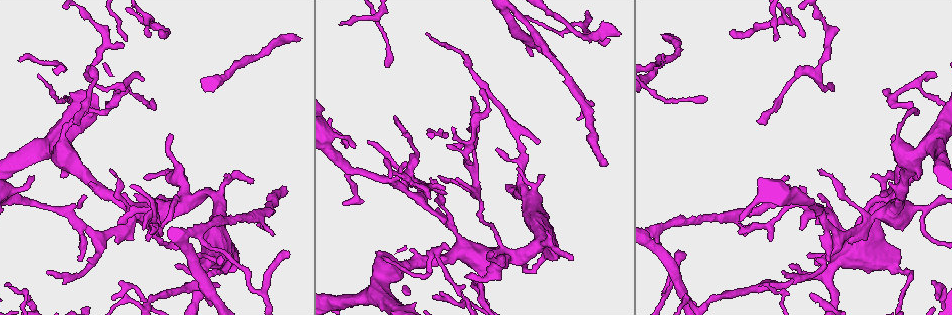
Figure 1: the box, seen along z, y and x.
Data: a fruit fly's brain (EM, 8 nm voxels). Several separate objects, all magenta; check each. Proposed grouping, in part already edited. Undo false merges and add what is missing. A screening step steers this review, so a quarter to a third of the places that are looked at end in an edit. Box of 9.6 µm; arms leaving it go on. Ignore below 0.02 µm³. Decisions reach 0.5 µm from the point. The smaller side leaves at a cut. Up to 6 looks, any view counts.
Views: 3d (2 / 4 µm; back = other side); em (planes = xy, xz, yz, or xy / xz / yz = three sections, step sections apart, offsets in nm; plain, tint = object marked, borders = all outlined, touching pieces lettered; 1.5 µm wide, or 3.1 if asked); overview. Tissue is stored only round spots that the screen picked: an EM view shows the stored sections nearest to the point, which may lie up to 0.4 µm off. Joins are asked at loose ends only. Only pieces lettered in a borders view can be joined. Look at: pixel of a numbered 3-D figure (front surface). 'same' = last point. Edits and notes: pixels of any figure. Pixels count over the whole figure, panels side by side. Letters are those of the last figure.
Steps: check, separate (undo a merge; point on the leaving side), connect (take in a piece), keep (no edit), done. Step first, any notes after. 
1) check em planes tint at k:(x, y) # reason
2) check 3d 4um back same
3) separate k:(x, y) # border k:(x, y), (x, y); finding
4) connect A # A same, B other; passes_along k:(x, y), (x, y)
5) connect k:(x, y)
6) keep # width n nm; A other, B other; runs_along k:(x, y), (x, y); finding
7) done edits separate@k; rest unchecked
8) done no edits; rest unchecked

check em yz step 8 borders at 1:(463, 160) # branch stops here

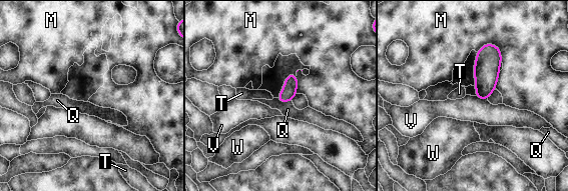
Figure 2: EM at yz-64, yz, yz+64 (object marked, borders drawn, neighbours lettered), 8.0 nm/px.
keep # M other, Q other, T other, V other, W other; border 2:(477, 51), (494, 44), (502, 61); none of them fits

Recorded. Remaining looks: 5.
check 3d 2um at 1:(824, 264)

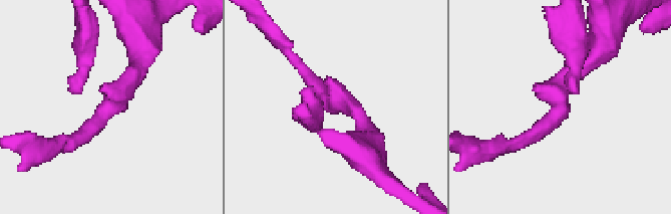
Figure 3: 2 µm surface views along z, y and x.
check em xz step 8 tint at 3:(118, 96) # shape alone is not enough

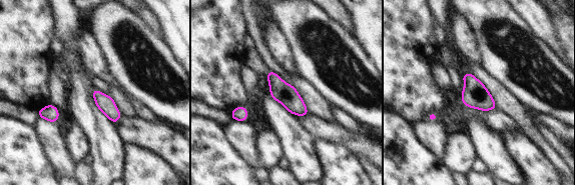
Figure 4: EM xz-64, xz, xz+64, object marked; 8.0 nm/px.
check em planes borders same # cut it another way

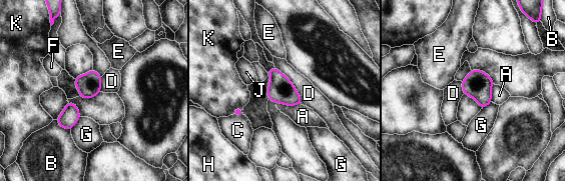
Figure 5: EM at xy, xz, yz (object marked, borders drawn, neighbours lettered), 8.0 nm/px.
keep # width 190 nm; A other, B other, C other, D other, E other, F other, G other, H other, J other, K other; border 5:(274, 66), (292, 83), (302, 103); continuous, no second neuron

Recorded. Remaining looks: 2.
check em xz step 8 borders at 1:(289, 252) # an open end

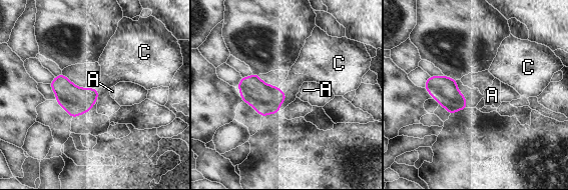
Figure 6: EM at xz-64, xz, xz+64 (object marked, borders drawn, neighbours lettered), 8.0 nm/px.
keep # A other, C other; border 6:(278, 87), (286, 98), (277, 111); none of them fits

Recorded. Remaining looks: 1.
done no edits; rest unchecked

